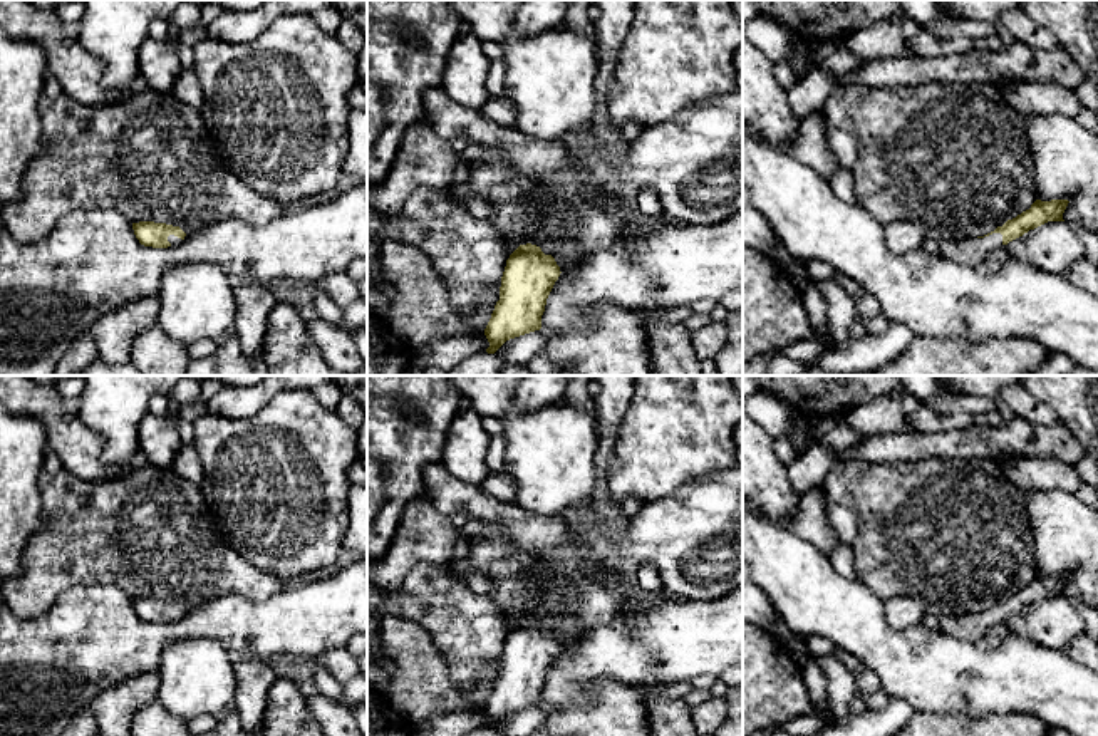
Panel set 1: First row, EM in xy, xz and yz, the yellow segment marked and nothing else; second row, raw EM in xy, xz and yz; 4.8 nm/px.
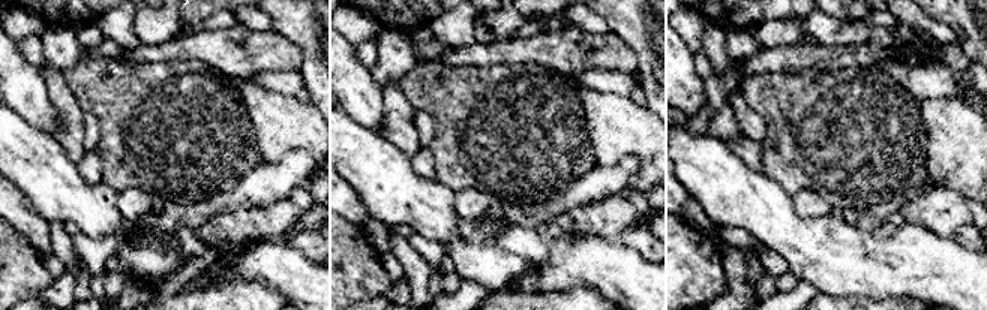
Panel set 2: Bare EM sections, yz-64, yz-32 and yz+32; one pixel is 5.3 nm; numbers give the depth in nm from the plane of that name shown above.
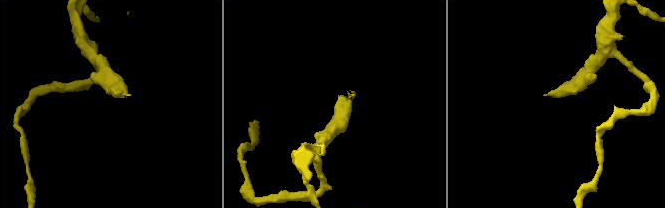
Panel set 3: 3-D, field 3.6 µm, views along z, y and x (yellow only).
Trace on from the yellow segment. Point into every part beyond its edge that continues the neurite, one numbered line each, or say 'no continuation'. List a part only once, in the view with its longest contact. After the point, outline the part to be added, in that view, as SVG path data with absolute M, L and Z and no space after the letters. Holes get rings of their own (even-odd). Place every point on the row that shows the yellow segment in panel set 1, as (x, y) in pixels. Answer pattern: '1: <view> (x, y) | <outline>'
1: yz (971, 252) | M992 233L984 238L967 238L967 240L942 240L939 241L939 253L961 265L977 267L981 262L989 258L994 250L1002 246L1002 235Z

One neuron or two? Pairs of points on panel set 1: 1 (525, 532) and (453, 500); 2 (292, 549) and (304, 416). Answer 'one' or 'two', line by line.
1: one
2: one

